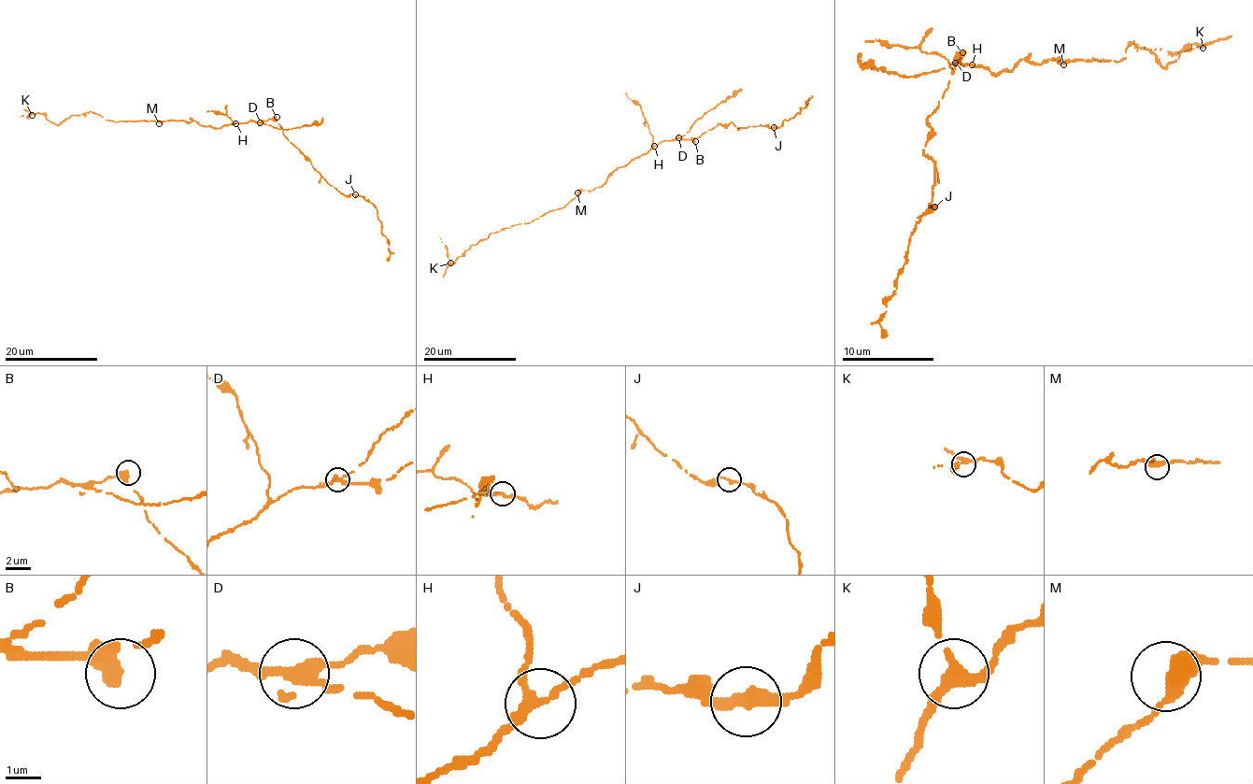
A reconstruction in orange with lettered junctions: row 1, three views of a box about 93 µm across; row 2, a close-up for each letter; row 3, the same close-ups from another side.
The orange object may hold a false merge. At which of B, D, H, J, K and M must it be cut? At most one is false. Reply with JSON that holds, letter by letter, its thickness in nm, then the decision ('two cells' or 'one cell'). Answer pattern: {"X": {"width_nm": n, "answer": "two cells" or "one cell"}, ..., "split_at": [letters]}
{"B": {"width_nm": 360, "answer": "one cell"}, "D": {"width_nm": 300, "answer": "two cells"}, "H": {"width_nm": 240, "answer": "one cell"}, "J": {"width_nm": 320, "answer": "one cell"}, "K": {"width_nm": 280, "answer": "one cell"}, "M": {"width_nm": 400, "answer": "one cell"}, "split_at": ["D"]}

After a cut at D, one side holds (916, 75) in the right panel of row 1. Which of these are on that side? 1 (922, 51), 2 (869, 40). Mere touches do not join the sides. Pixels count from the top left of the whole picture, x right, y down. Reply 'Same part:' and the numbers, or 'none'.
Same part: none

